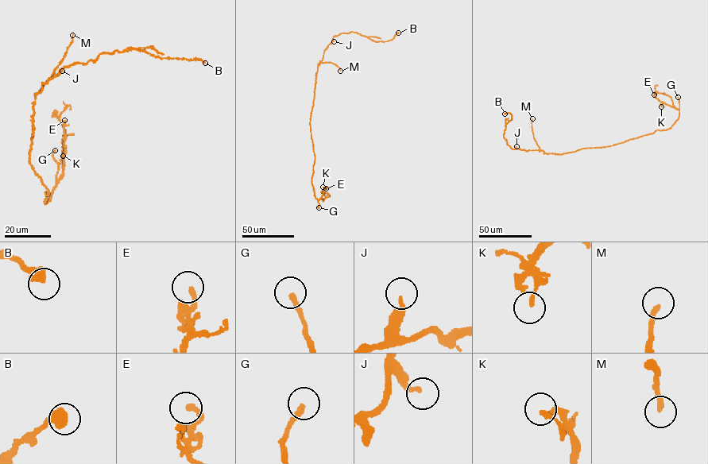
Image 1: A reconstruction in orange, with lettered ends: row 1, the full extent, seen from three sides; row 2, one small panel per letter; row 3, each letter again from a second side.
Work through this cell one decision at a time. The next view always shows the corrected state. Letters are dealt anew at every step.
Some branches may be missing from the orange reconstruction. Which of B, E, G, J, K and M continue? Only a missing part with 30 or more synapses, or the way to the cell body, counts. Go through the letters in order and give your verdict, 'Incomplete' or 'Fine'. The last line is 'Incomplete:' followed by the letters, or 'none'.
B: Fine
E: Fine
G: Incomplete
J: Fine
K: Fine
M: Incomplete
Incomplete: G, M

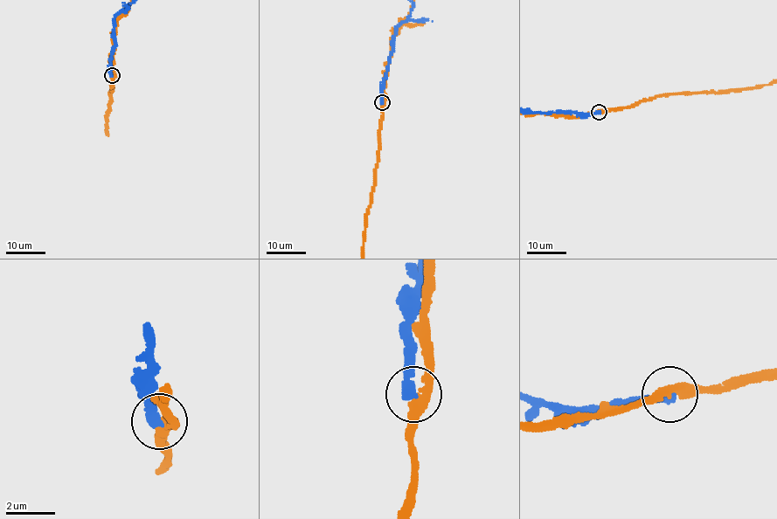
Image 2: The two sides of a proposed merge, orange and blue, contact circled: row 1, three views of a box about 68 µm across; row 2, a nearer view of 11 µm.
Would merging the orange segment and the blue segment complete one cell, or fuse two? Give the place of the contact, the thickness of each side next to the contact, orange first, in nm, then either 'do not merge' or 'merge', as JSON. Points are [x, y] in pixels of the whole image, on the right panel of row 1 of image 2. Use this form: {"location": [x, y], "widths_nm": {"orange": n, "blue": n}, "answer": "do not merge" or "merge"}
{"location": [599, 112], "widths_nm": {"orange": 380, "blue": 360}, "answer": "do not merge"}

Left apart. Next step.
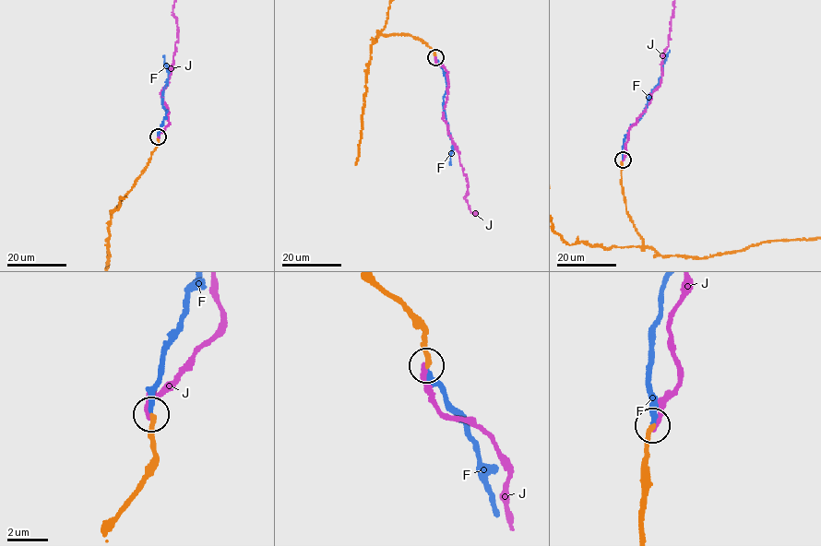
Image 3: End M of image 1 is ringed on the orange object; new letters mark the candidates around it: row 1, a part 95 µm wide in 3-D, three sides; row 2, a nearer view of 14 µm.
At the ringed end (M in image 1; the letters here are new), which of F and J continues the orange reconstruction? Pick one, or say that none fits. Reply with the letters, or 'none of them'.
F

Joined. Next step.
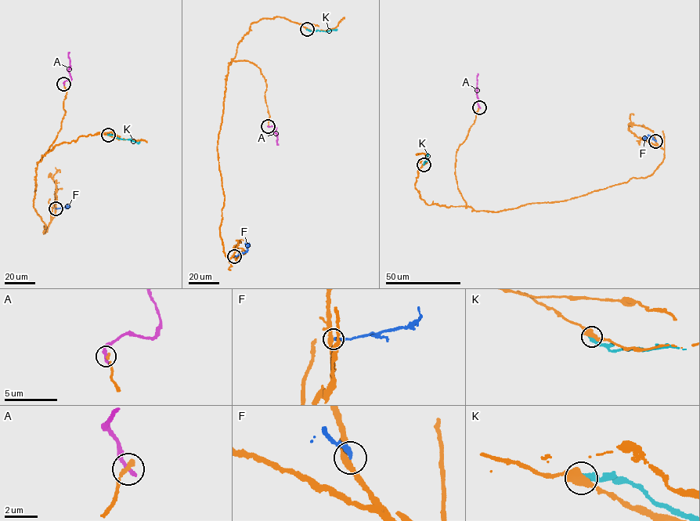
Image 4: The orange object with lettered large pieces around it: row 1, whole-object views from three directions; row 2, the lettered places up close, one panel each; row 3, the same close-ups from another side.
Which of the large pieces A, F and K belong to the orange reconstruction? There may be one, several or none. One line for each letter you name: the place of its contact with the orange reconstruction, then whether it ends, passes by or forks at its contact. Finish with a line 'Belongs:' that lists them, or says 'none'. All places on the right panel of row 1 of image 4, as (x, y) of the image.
Belongs: none

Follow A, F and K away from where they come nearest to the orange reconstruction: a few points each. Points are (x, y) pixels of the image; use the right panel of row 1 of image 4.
A: (479, 107), (477, 93), (478, 74)
F: (655, 141), (650, 135), (645, 137), (644, 141)
K: (423, 164), (427, 161), (427, 153)

